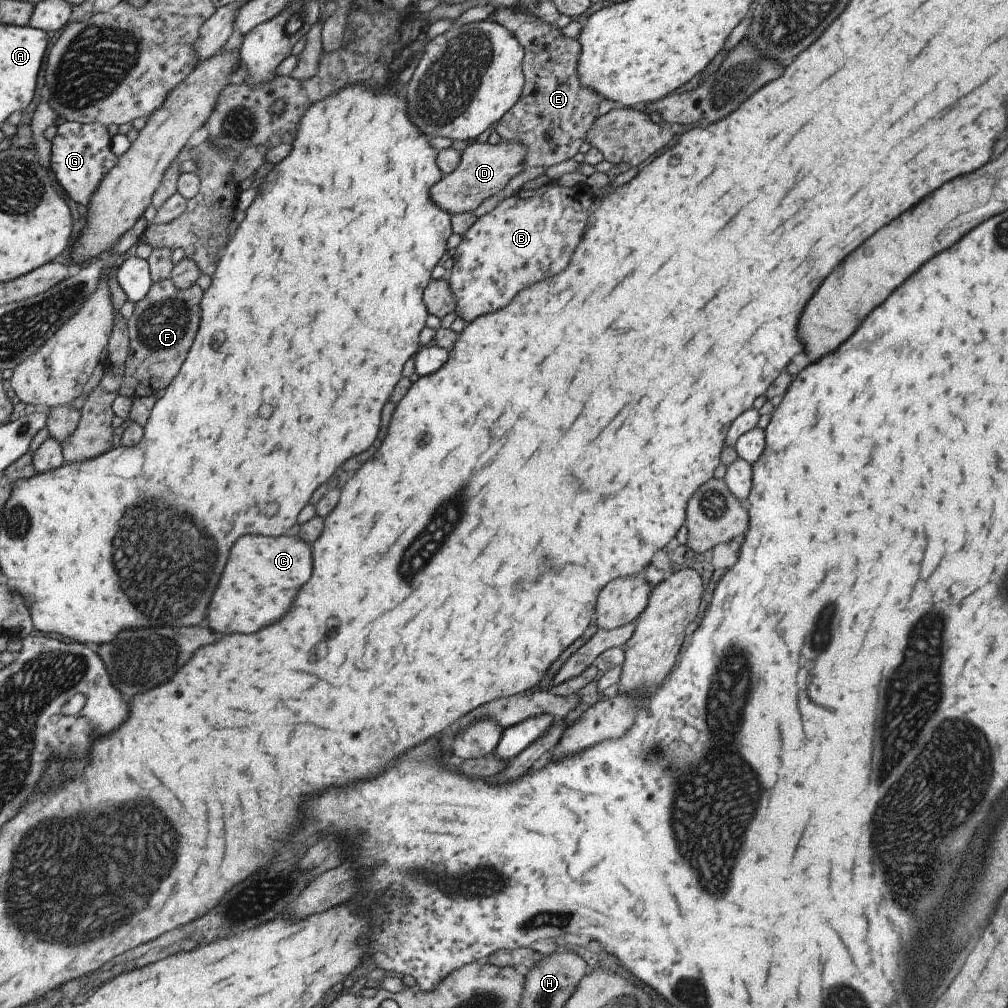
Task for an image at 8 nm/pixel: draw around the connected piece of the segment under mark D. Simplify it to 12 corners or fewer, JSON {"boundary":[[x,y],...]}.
{"boundary":[[473,140],[429,187],[449,214],[472,212],[524,171],[516,140]]}

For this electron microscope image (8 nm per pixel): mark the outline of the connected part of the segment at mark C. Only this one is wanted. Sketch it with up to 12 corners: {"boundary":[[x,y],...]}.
{"boundary":[[241,536],[207,604],[217,634],[257,632],[309,580],[299,538]]}

